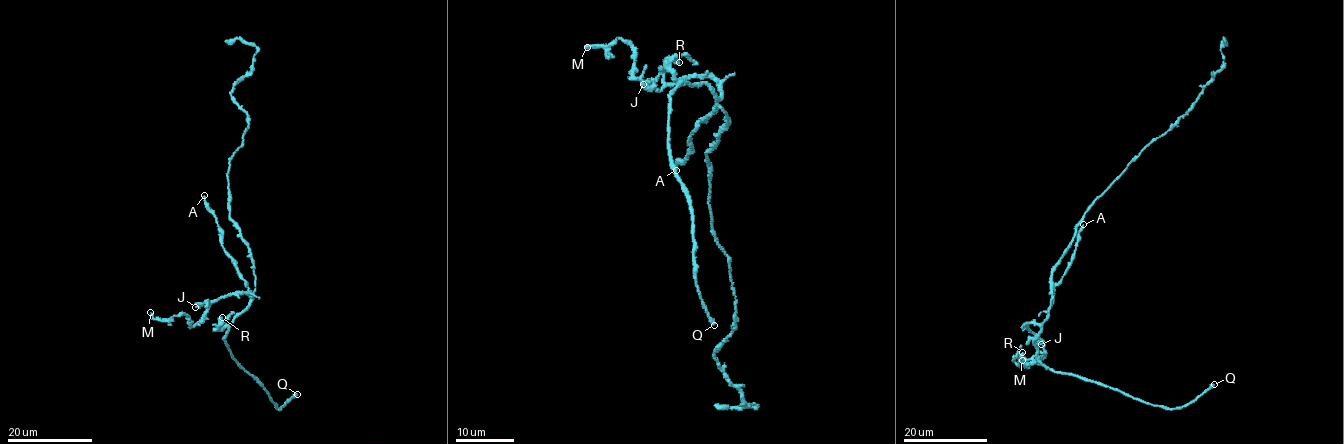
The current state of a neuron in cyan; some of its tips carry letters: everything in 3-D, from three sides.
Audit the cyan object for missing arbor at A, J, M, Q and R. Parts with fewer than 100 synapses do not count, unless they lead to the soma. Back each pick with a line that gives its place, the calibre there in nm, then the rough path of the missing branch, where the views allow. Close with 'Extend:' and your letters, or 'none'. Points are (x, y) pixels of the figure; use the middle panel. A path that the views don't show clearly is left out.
Q: place (714, 325); calibre 500 nm
Extend: Q

